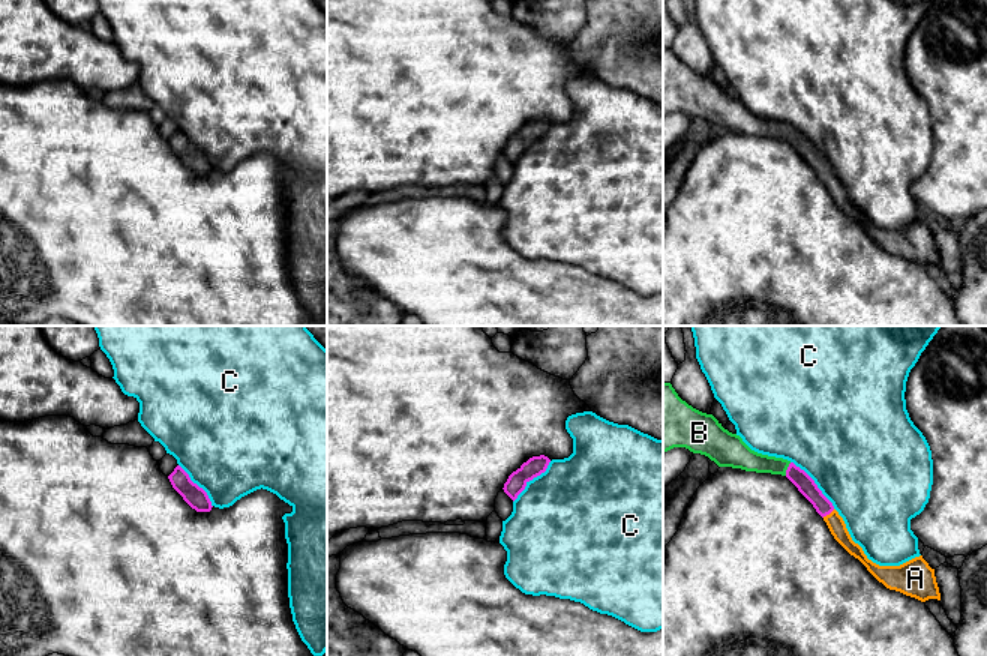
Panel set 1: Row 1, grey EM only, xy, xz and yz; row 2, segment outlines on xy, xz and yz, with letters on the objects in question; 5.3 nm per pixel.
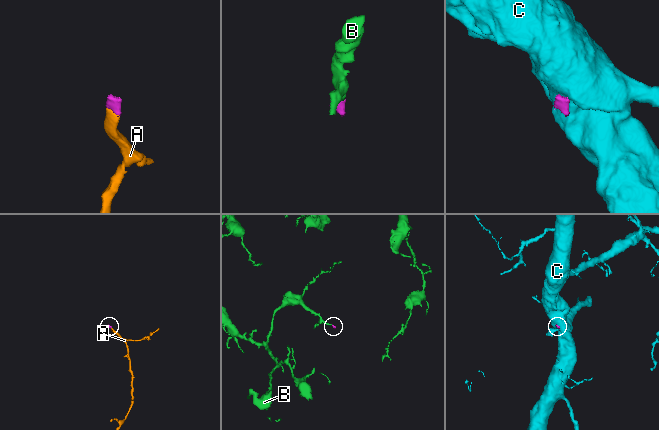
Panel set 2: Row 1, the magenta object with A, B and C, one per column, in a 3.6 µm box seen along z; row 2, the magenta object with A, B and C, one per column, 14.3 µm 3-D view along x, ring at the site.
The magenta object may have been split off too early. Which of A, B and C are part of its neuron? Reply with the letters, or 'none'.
A, B

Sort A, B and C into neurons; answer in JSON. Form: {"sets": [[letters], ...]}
{"sets": [["A", "B"], ["C"]]}

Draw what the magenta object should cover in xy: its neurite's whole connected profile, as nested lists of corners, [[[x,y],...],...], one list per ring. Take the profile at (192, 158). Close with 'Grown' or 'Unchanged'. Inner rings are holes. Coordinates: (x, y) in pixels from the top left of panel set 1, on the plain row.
[[[177,129],[174,135],[168,140],[172,152],[183,161],[183,164],[196,176],[210,176],[212,165],[207,156],[194,147],[189,138]]]. Unchanged

